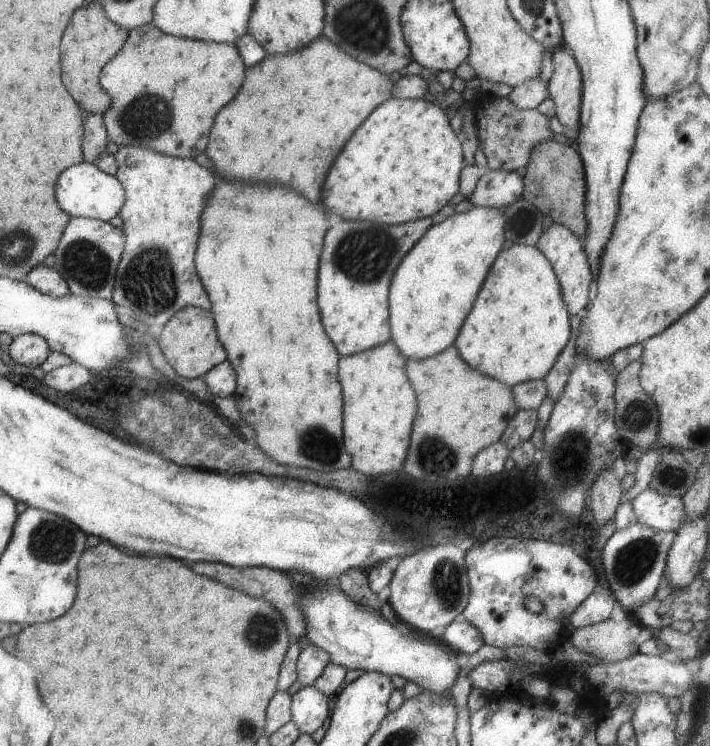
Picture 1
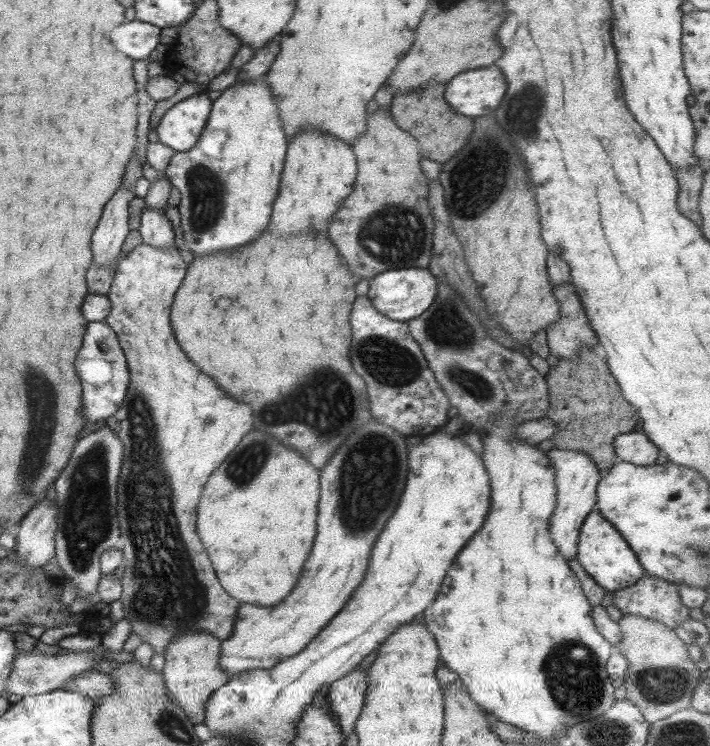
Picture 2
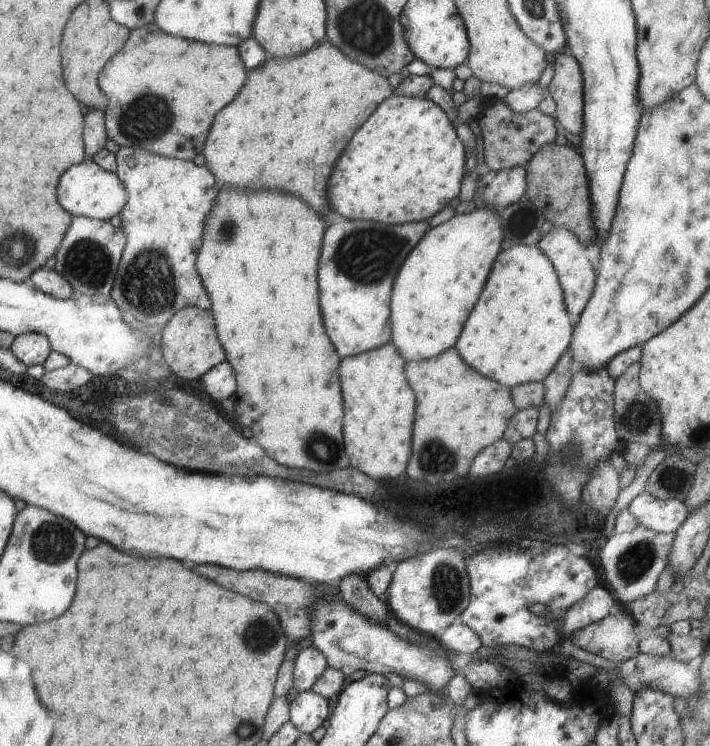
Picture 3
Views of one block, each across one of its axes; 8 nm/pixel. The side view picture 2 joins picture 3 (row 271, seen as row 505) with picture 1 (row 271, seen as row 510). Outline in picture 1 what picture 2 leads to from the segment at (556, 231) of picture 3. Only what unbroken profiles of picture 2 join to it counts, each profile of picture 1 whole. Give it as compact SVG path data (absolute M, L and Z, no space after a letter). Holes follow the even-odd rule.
M551 223L551 225L540 232L539 238L534 244L549 261L555 276L560 284L563 302L567 307L567 312L572 317L581 312L586 304L591 300L595 281L591 276L590 264L587 262L584 253L582 240L565 228L561 223Z

